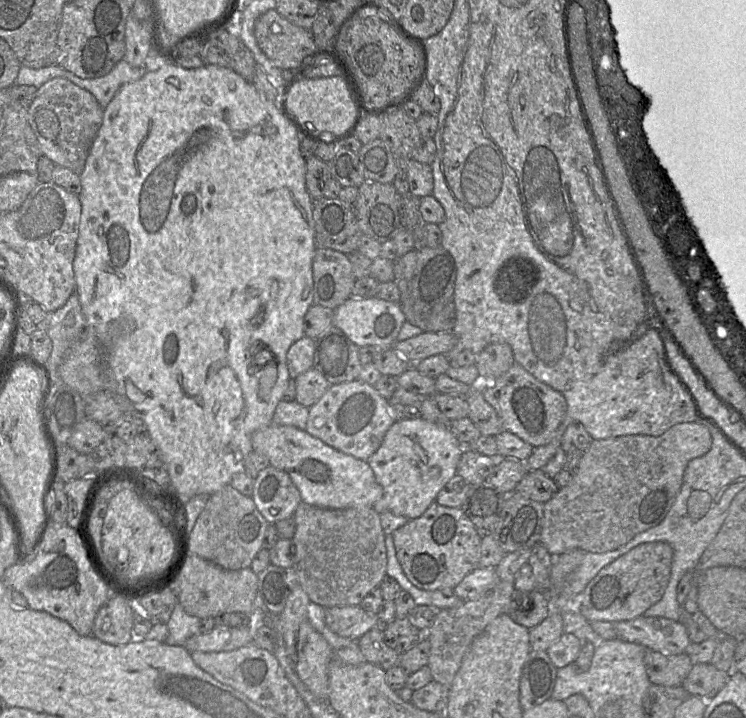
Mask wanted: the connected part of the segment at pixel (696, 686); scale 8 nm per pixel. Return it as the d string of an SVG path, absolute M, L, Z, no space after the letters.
M694 663L681 687L692 696L710 699L728 683L730 673L718 670L711 664Z

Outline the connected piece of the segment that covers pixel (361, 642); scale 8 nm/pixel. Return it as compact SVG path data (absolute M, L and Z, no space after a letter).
M376 626L356 640L366 660L385 671L398 666L400 654L385 643L382 626Z

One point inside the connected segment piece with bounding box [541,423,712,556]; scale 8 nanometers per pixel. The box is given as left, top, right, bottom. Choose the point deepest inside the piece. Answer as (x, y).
(622, 486)

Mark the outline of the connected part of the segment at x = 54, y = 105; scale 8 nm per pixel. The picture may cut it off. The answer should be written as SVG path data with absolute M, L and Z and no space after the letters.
M62 77L53 78L40 86L27 107L27 122L38 139L42 156L76 174L84 169L102 120L103 109L95 97Z

